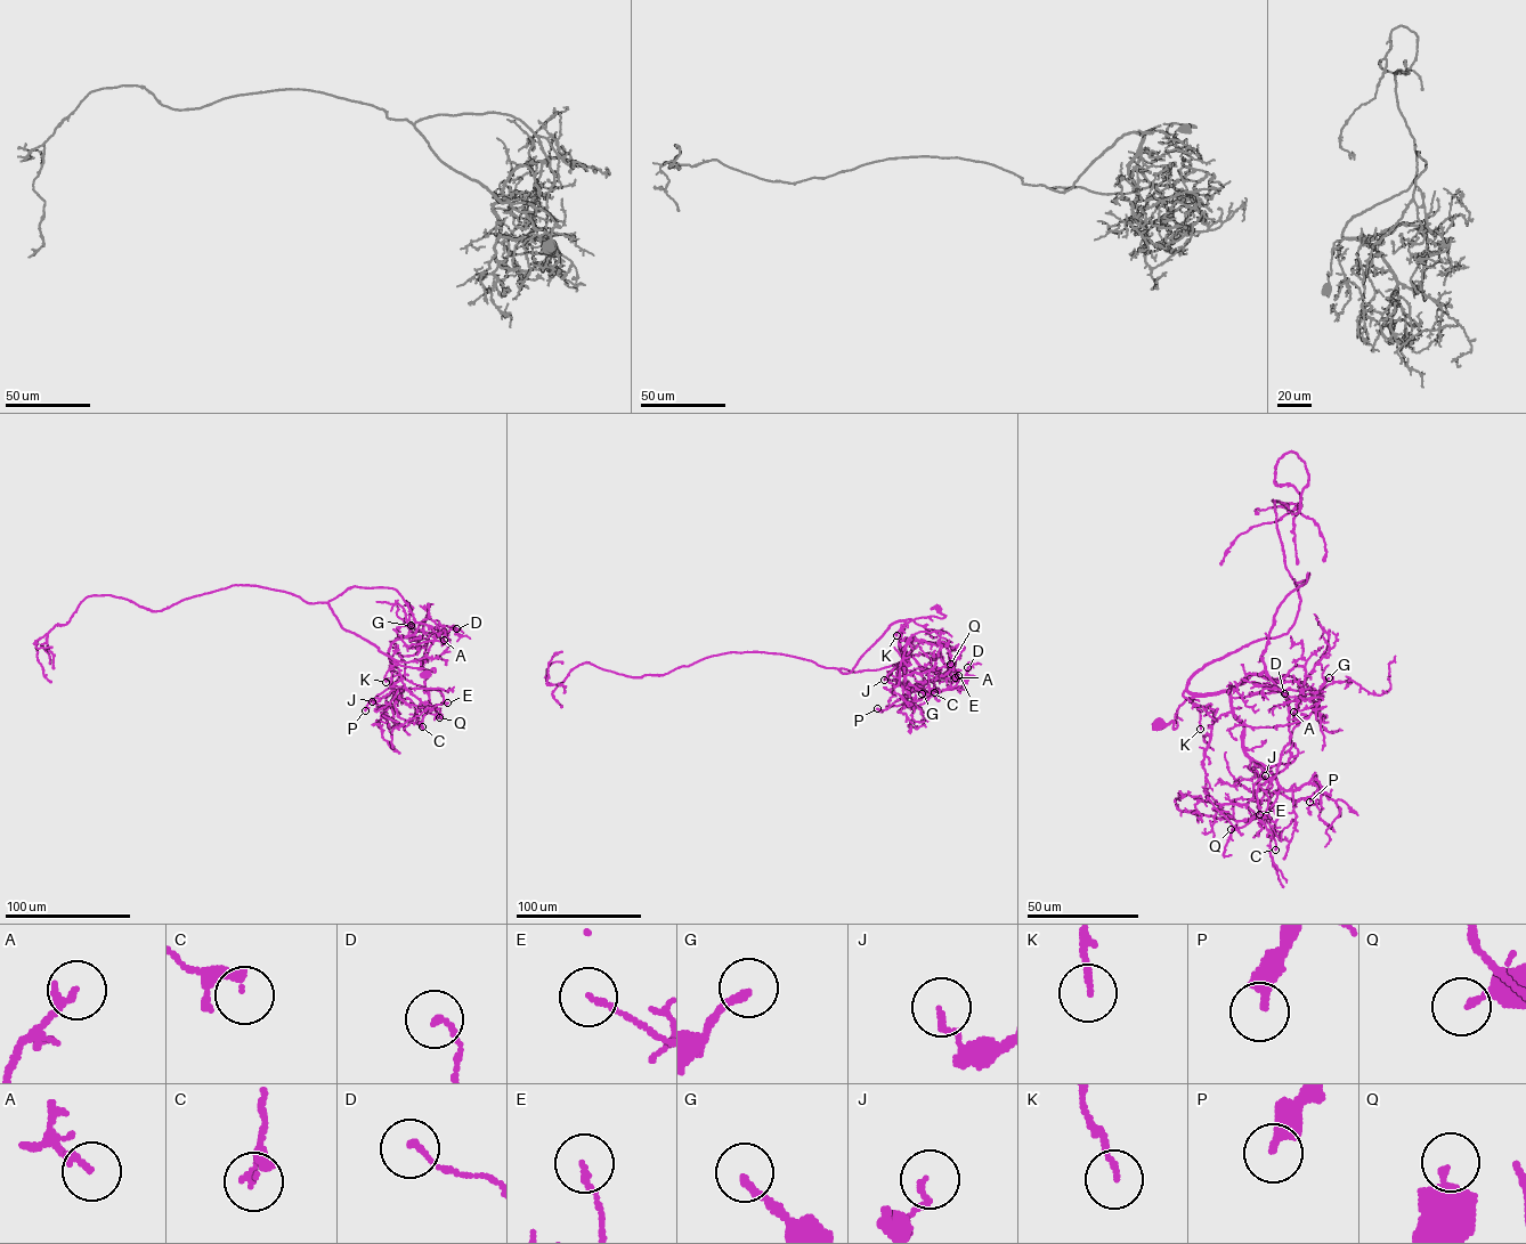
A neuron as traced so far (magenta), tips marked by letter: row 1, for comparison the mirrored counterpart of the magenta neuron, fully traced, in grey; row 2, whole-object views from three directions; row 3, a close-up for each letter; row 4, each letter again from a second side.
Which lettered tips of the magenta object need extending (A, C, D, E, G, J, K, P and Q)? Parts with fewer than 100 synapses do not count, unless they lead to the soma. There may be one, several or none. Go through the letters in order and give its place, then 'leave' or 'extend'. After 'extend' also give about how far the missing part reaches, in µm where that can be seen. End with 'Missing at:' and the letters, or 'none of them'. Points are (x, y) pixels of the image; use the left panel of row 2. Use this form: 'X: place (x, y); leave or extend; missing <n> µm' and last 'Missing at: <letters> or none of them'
A: place (444, 640); leave
C: place (422, 726); leave
D: place (456, 628); leave
E: place (447, 702); leave
G: place (411, 625); leave
J: place (372, 701); leave
K: place (386, 682); leave
P: place (365, 710); leave
Q: place (439, 717); leave
Missing at: none of them

